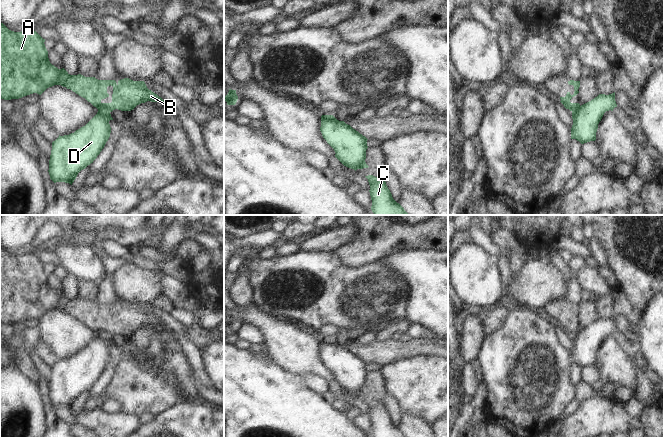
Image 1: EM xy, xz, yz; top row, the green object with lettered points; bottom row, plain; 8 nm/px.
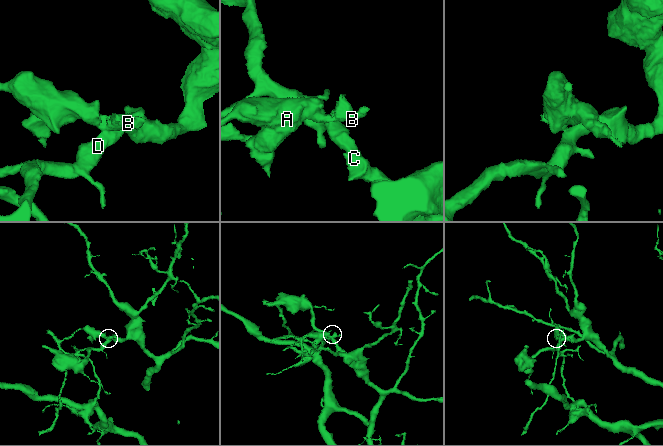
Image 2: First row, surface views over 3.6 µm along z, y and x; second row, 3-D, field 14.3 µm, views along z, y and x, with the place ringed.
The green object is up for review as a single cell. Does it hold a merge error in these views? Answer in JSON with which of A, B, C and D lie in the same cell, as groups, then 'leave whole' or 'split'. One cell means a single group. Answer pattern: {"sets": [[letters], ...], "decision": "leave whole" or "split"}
{"sets": [["A", "B"], ["C", "D"]], "decision": "split"}

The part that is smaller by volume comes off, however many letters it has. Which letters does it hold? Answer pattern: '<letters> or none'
A, B

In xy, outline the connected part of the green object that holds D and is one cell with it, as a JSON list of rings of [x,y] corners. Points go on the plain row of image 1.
[[[98,335],[83,351],[52,366],[49,384],[50,403],[72,409],[78,397],[100,378],[111,357],[109,335]]]

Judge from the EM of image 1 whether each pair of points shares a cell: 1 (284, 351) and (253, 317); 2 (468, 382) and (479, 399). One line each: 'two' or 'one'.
1: one
2: two

